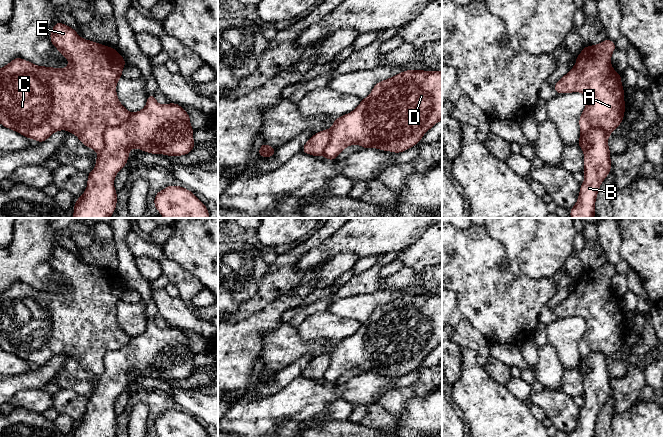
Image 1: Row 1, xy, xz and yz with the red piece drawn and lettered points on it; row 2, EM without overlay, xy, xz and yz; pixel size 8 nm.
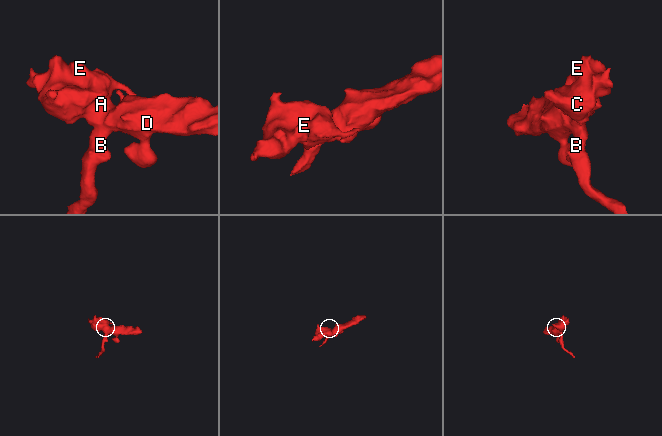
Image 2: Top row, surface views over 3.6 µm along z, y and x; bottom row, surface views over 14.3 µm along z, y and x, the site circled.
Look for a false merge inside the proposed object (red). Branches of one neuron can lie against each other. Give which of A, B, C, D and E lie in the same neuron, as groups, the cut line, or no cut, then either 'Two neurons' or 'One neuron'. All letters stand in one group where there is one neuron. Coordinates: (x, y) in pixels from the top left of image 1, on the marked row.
Groups: A C E / B D. Split along xy (131, 113), (104, 132), (104, 146), (98, 152). Two neurons

